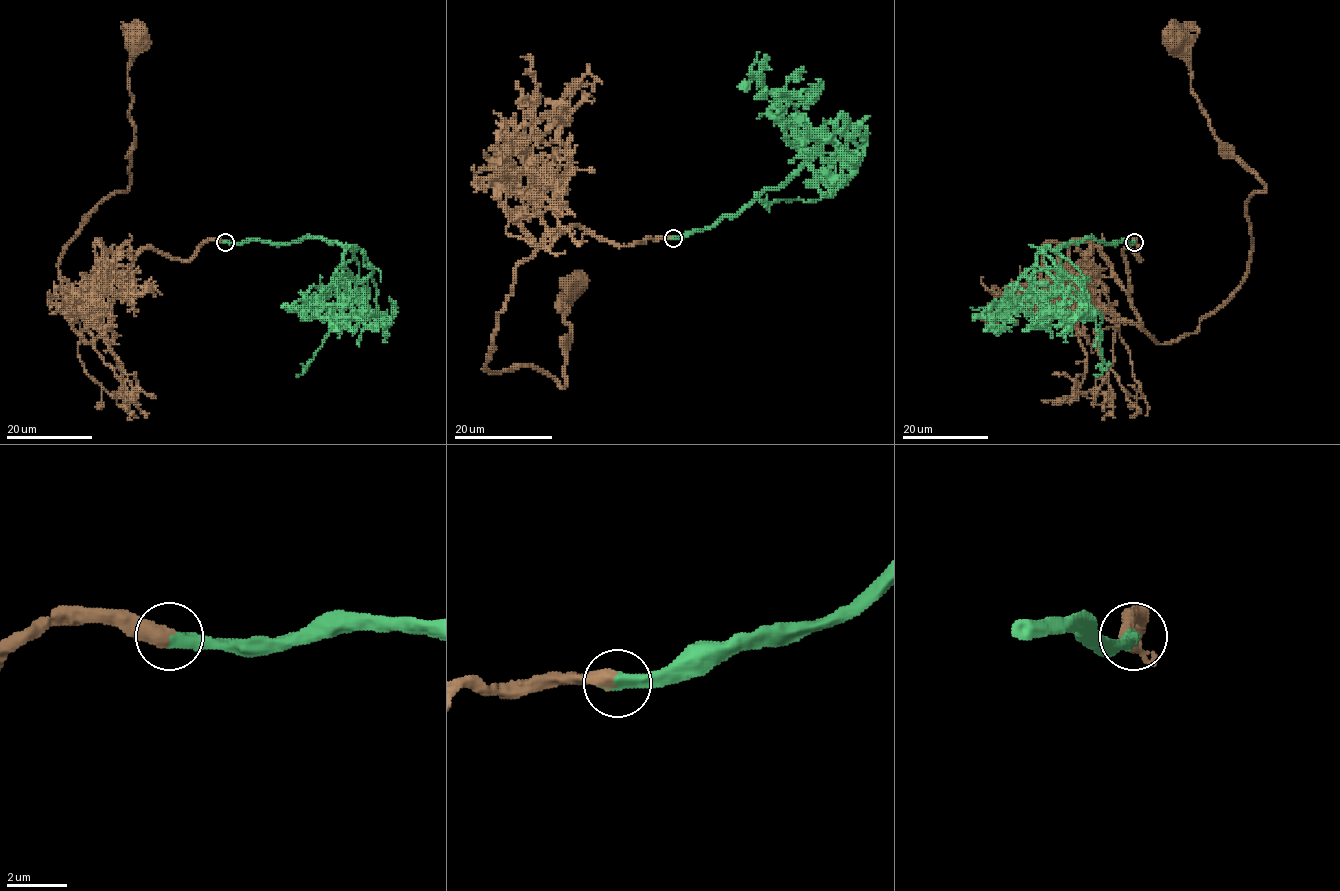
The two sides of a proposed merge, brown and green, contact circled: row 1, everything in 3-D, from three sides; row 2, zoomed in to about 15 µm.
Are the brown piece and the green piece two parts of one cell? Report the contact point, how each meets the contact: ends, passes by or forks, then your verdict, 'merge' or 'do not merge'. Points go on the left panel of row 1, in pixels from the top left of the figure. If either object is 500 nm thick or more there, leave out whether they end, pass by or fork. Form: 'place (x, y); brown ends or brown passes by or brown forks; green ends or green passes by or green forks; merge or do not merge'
place (225, 242); merge

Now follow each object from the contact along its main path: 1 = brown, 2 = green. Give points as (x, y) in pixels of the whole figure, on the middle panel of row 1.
1: (674, 238), (613, 245), (578, 226), (547, 234), (516, 268), (486, 368), (531, 365), (563, 388), (573, 281)
2: (674, 238), (736, 216), (819, 152), (825, 174), (817, 179), (819, 199), (763, 202), (755, 191)

